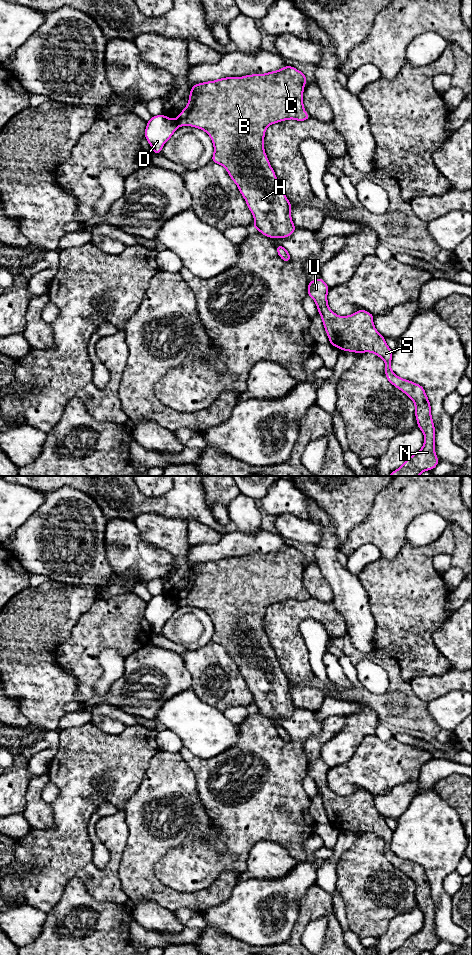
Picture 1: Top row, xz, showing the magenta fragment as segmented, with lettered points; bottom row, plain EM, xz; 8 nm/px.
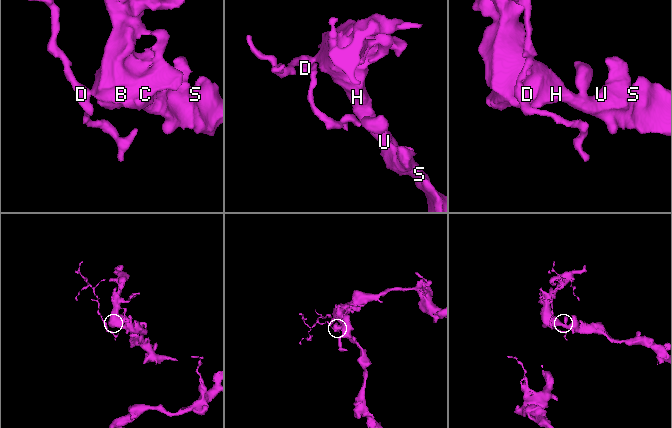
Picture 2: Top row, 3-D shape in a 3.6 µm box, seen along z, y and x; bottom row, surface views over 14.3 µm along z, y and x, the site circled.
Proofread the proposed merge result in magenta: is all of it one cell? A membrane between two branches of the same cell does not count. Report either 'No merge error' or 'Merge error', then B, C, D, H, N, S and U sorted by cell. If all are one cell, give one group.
Merge error. Groups: B C H N S U / D

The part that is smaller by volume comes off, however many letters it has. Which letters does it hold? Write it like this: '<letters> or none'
D

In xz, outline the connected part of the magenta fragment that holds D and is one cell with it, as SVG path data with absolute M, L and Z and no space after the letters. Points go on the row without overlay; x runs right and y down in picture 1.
M156 595L147 601L145 618L151 625L154 634L160 634L165 622L168 621L179 605L176 599L165 595Z

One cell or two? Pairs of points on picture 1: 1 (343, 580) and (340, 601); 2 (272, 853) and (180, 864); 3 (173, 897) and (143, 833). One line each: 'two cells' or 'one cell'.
1: one cell
2: two cells
3: one cell

